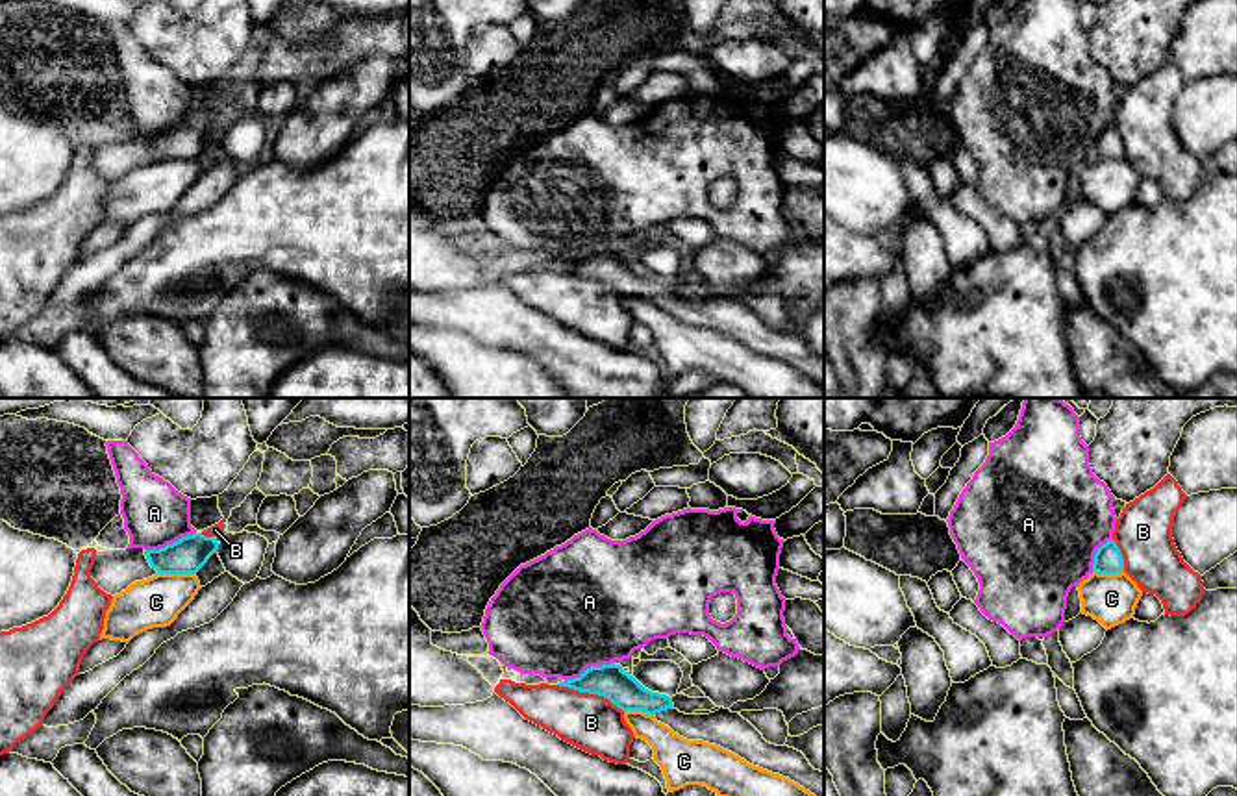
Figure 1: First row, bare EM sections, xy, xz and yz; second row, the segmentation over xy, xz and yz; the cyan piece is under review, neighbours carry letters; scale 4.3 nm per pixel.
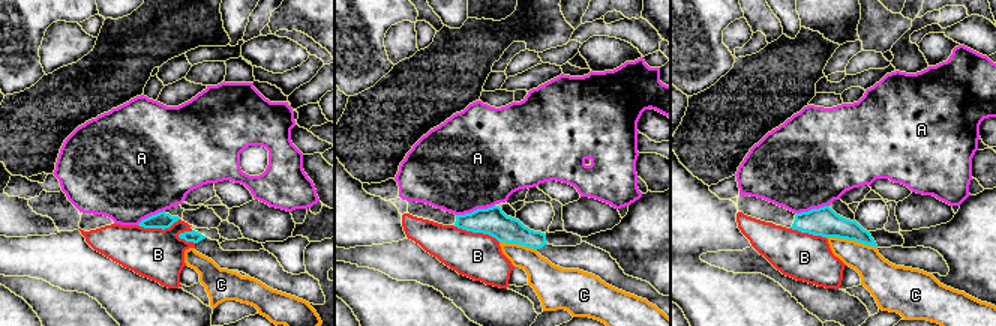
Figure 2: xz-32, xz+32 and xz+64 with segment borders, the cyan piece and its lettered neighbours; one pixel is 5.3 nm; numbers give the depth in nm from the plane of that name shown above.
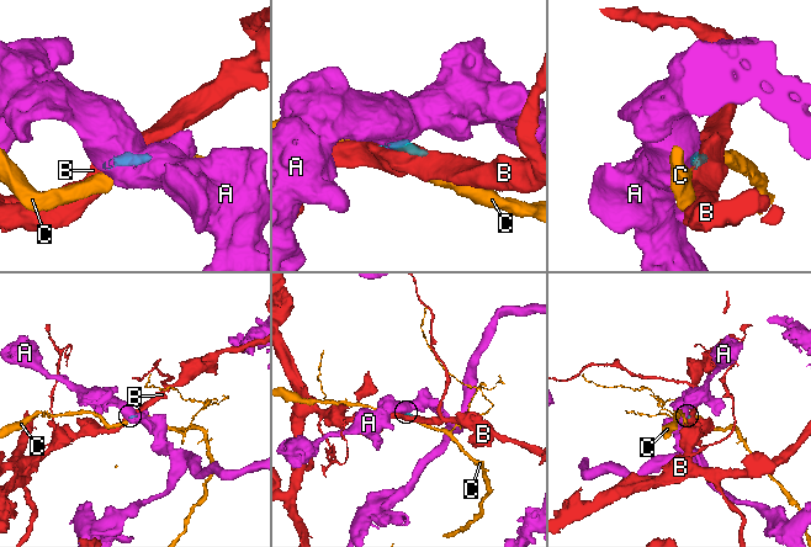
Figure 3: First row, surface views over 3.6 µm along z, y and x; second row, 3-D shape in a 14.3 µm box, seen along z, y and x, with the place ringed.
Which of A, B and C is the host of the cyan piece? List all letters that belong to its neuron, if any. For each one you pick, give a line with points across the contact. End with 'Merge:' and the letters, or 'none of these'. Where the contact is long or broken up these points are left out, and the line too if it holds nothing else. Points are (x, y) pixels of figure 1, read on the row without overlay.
Merge: none of these

